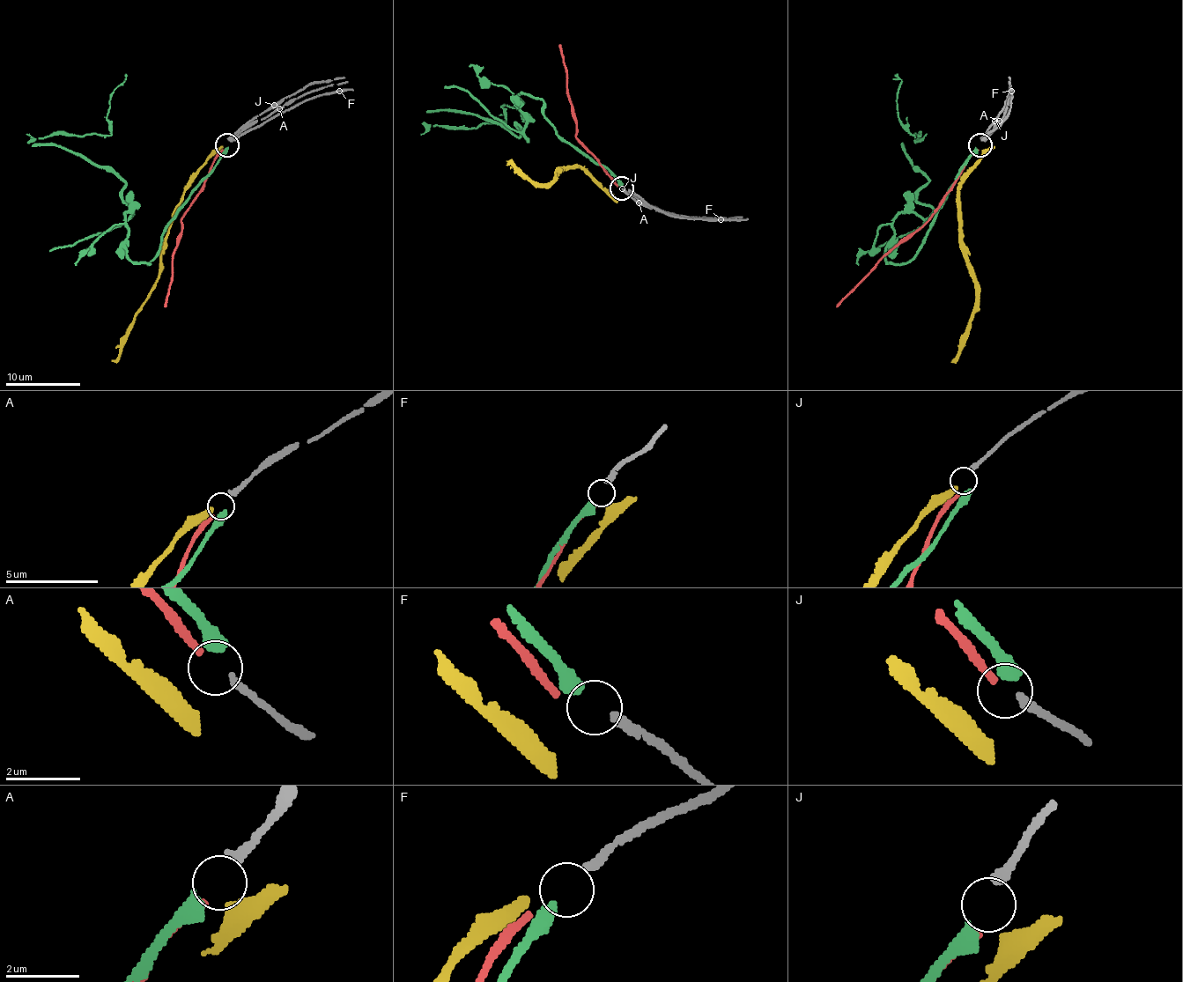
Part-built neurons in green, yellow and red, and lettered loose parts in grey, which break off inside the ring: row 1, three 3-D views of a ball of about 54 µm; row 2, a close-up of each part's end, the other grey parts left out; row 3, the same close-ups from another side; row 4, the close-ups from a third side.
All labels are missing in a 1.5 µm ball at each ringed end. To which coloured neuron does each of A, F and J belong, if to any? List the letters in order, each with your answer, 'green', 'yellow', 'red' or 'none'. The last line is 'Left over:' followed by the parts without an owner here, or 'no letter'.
A: red
F: green
J: none
Left over: J

